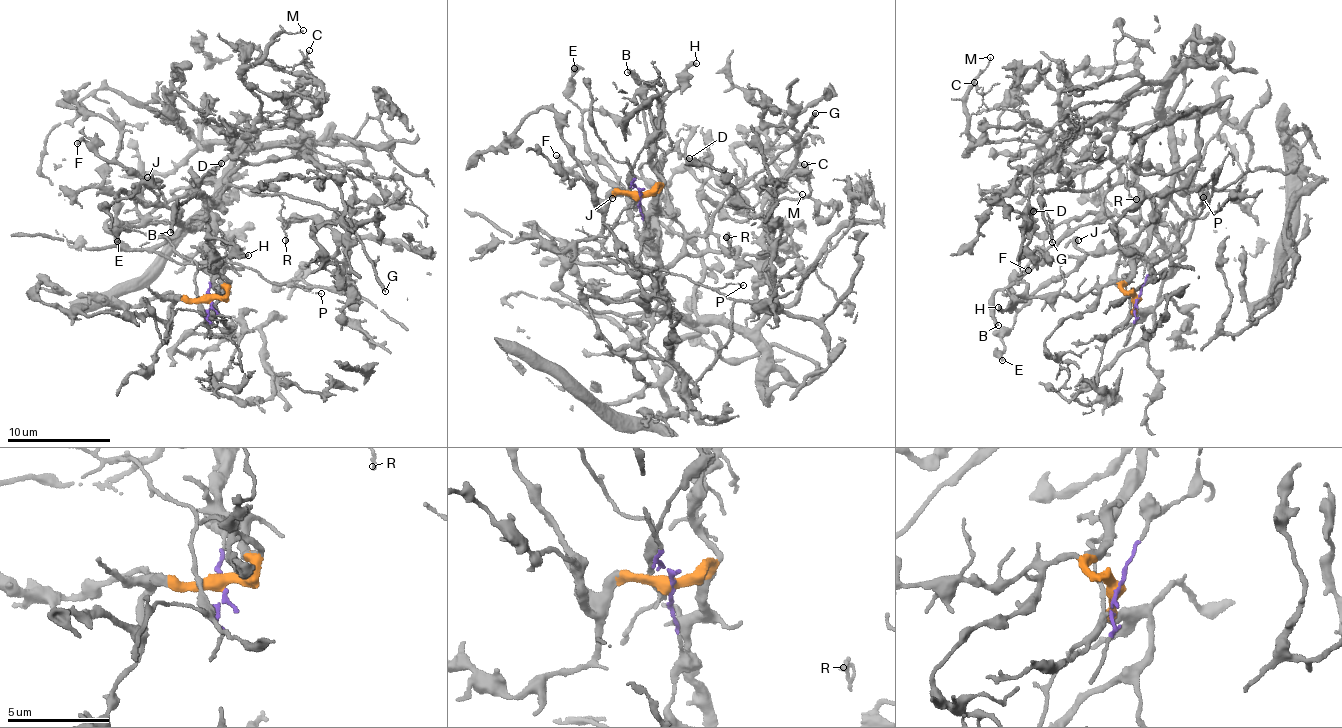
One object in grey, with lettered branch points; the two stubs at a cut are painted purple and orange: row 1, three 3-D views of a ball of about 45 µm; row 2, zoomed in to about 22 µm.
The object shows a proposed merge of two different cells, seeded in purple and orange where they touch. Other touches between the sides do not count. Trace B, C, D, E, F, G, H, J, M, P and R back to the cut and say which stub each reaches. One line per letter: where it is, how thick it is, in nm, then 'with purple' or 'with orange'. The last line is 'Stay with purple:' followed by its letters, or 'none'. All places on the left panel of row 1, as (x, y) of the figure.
B: place (170, 232); calibre 220 nm; with purple
C: place (309, 50); calibre 180 nm; with purple
D: place (221, 163); calibre 140 nm; with orange
E: place (117, 241); calibre 320 nm; with orange
F: place (77, 143); calibre 240 nm; with orange
G: place (385, 291); calibre 190 nm; with purple
H: place (248, 255); calibre 240 nm; with orange
J: place (147, 177); calibre 130 nm; with orange
M: place (303, 30); calibre 90 nm; with purple
P: place (321, 293); calibre 70 nm; with purple
R: place (285, 240); calibre 140 nm; with purple
Stay with purple: B, C, G, M, P, R

